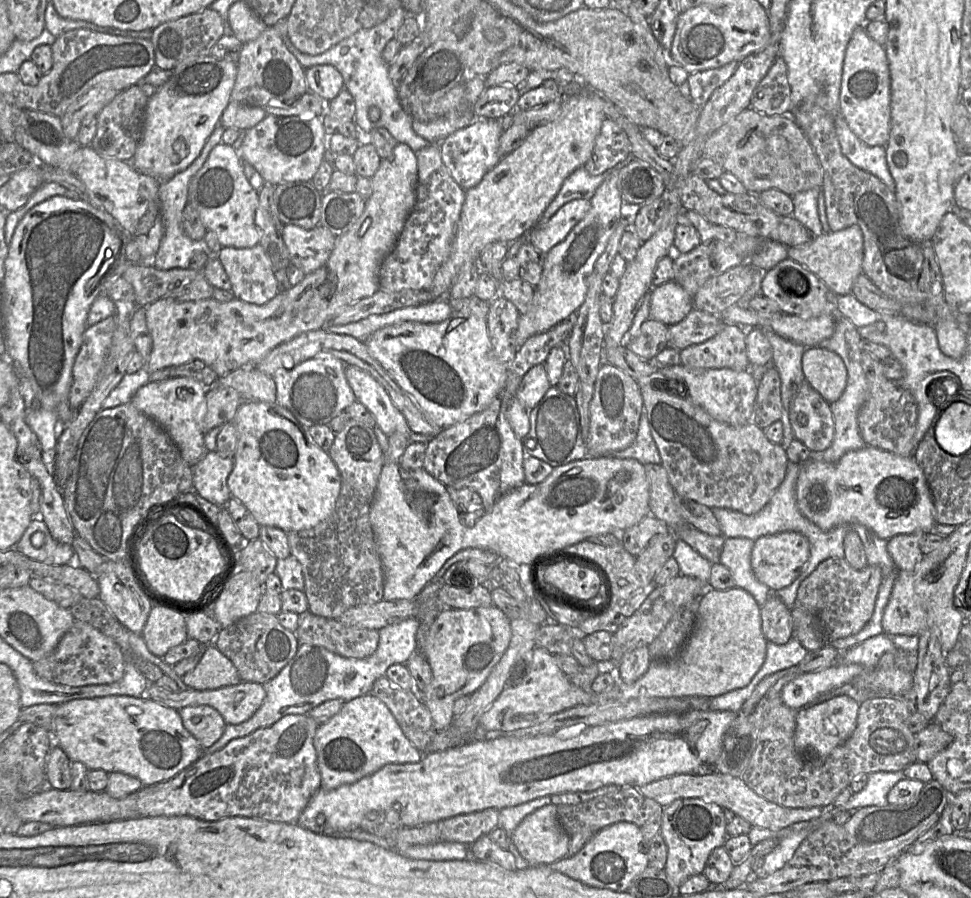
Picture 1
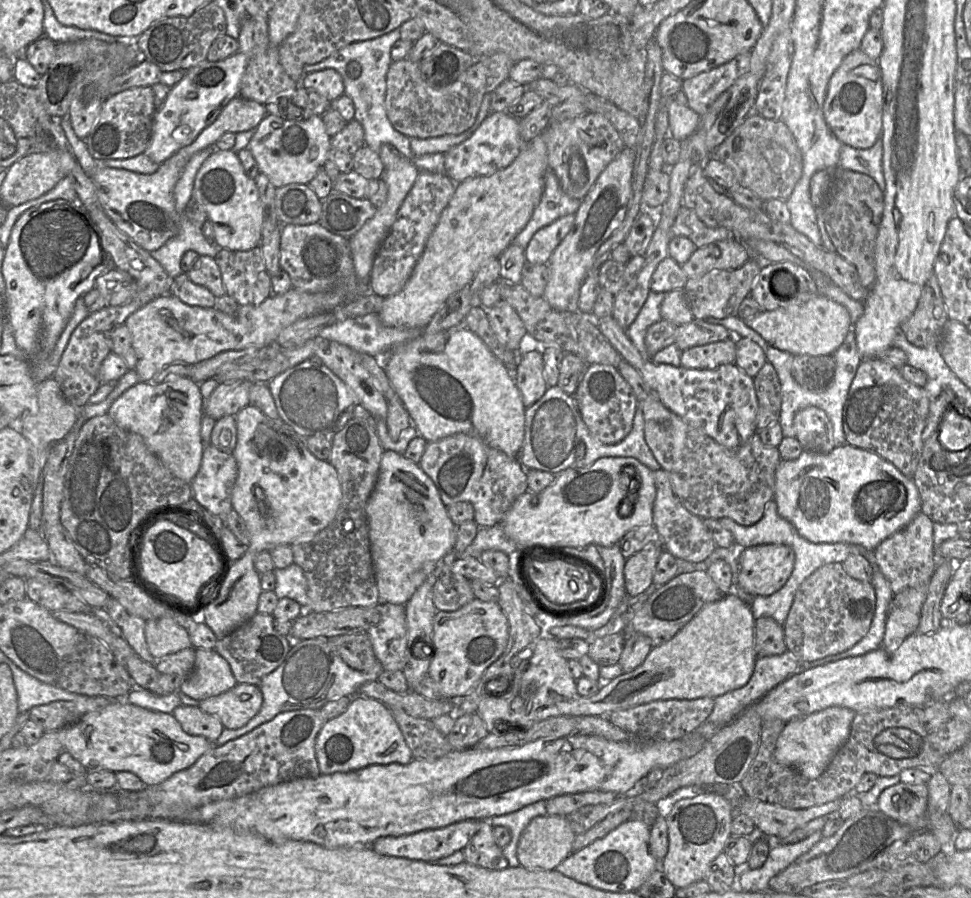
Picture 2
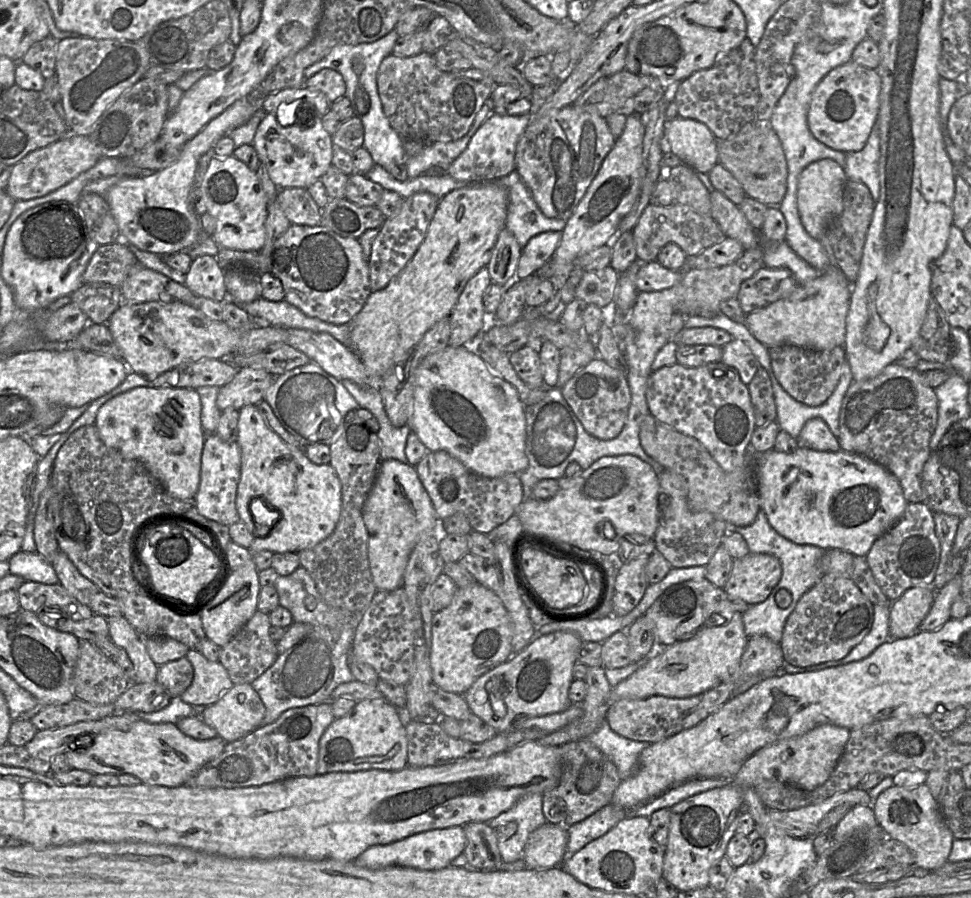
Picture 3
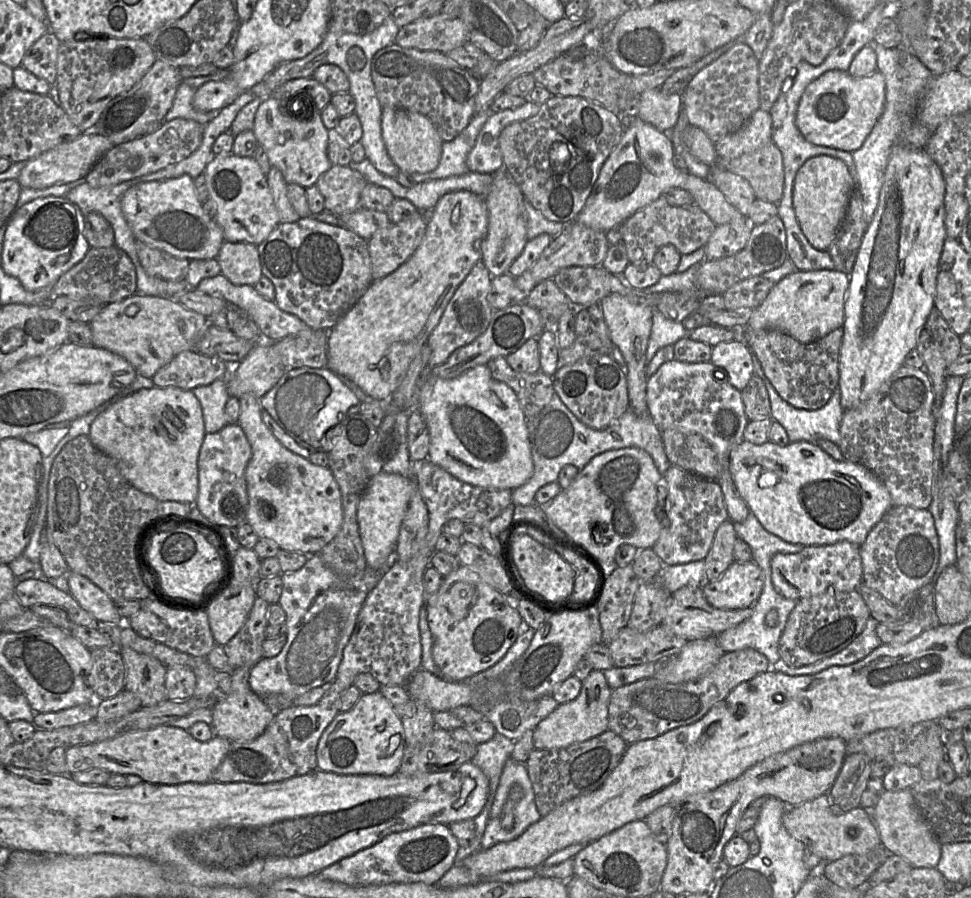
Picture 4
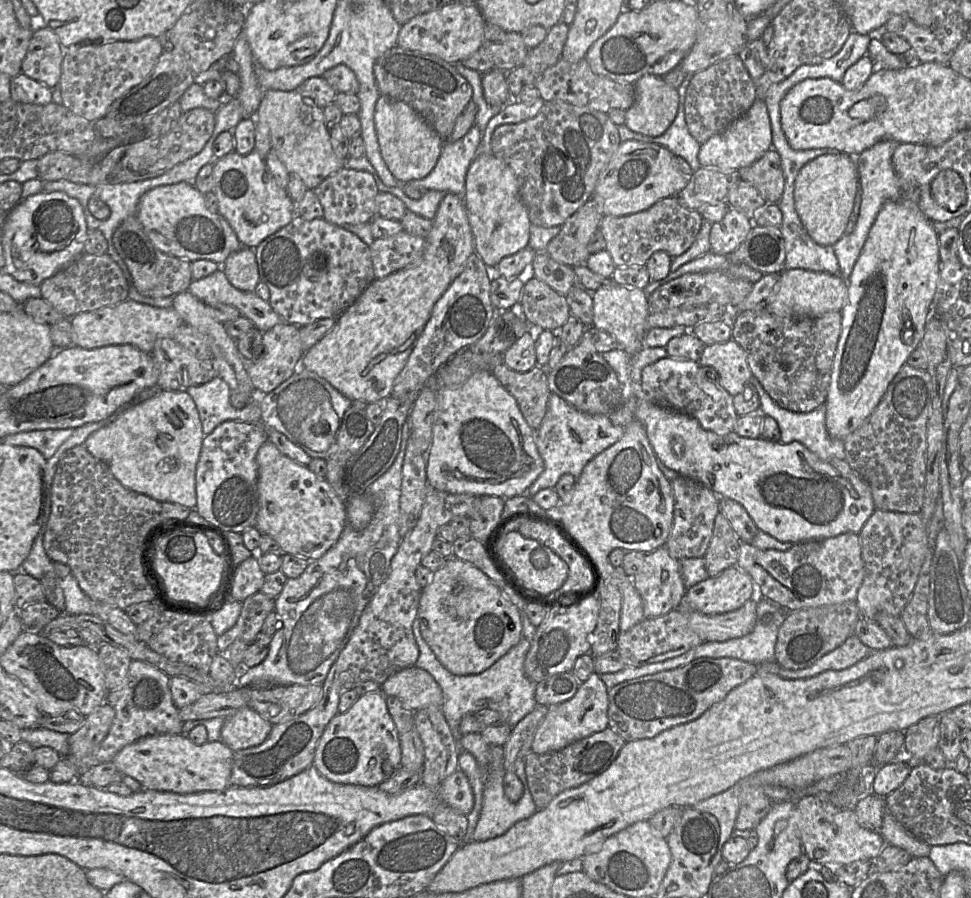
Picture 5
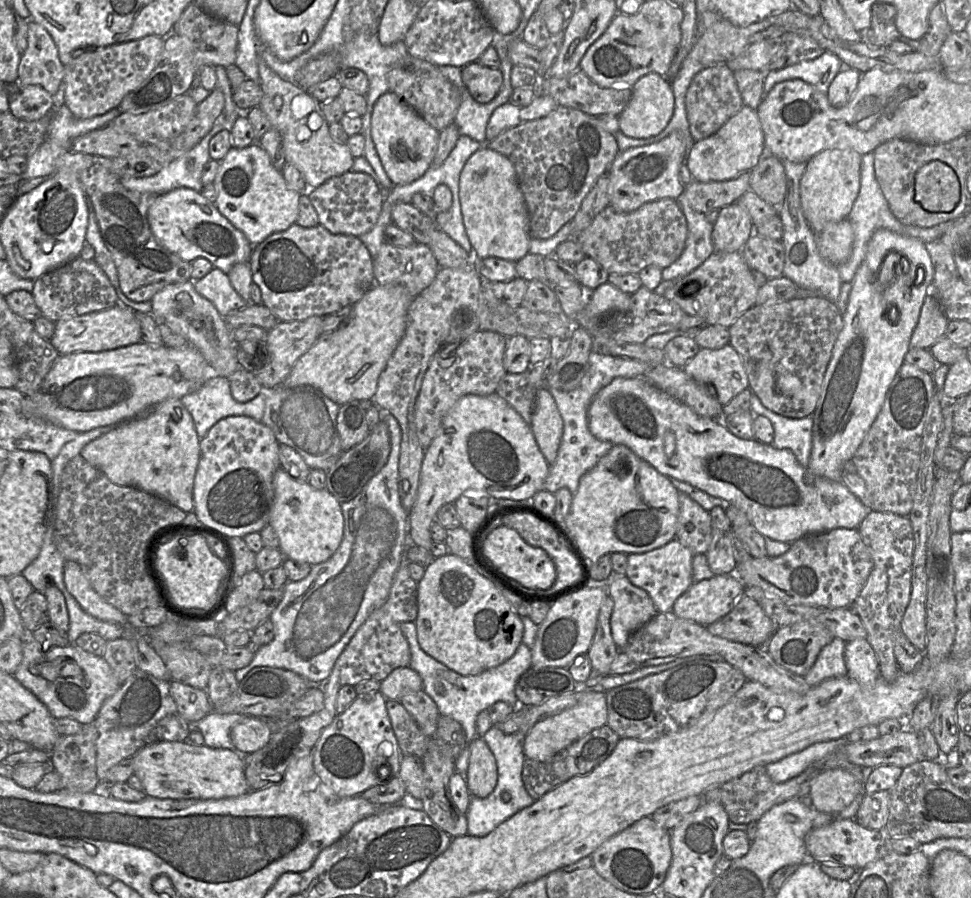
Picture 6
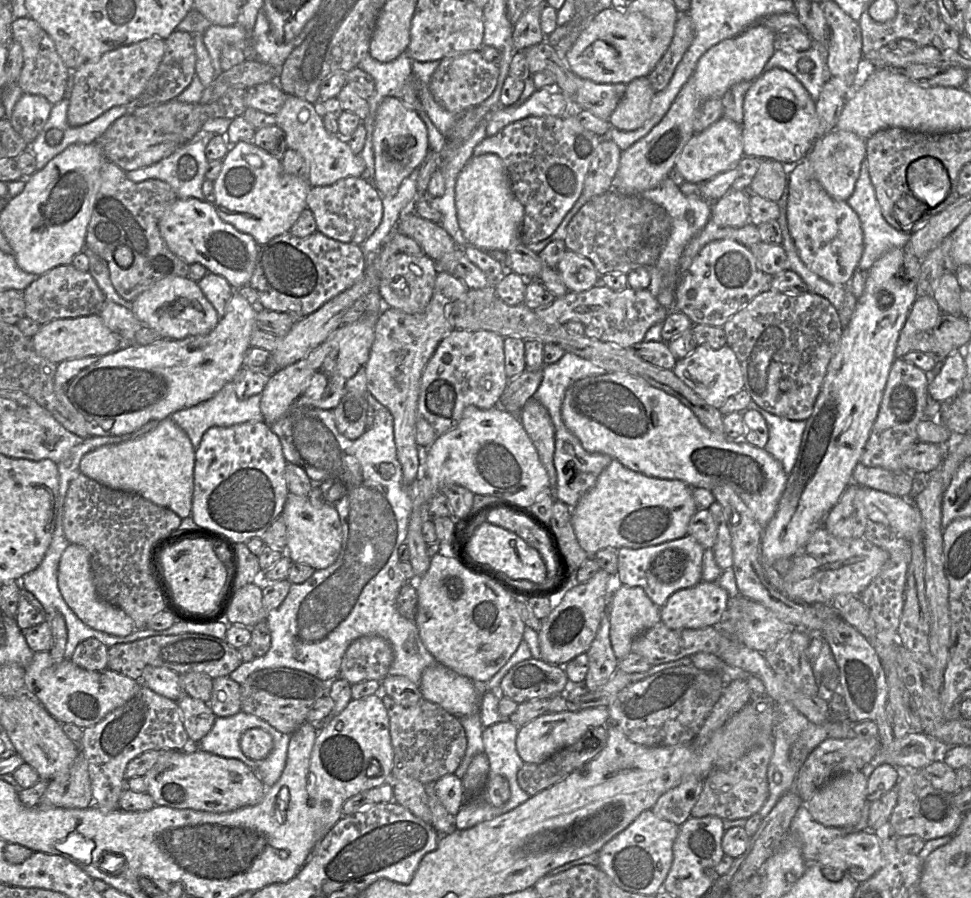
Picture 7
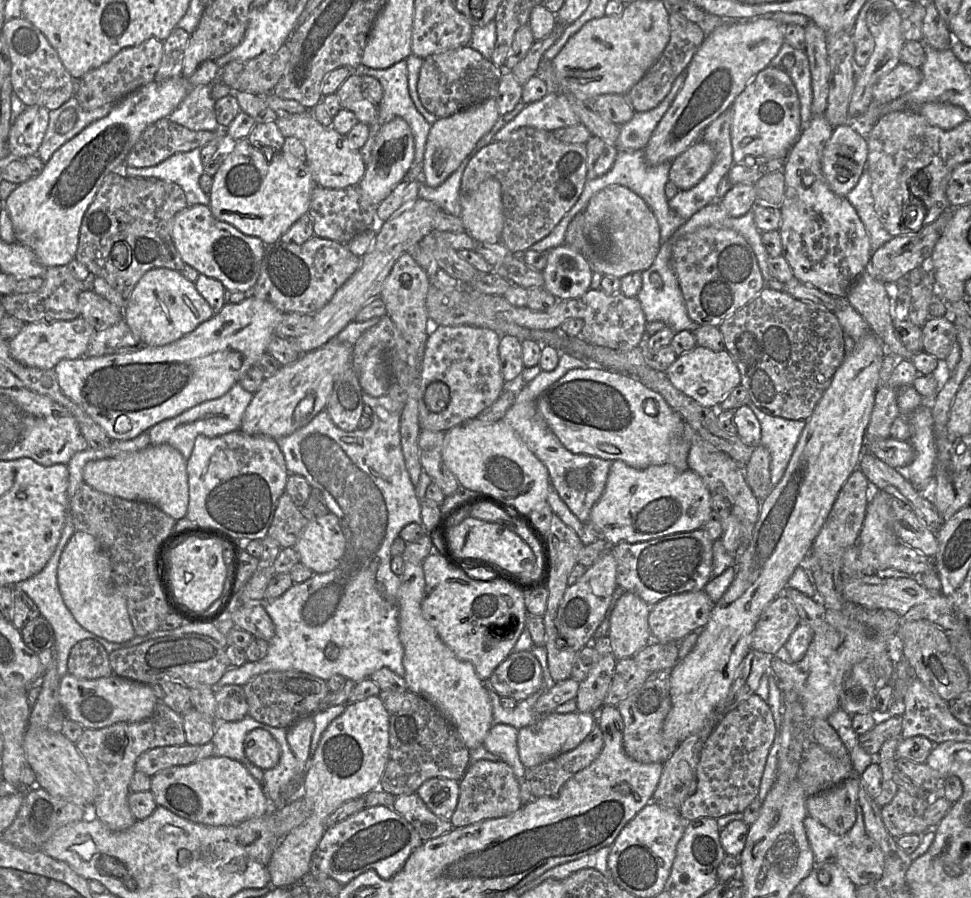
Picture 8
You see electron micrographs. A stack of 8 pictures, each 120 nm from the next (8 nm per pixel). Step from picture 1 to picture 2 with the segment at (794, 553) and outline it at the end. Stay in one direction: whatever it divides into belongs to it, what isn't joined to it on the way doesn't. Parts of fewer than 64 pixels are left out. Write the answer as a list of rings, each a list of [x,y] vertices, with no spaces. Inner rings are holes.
[[[762,544],[741,549],[737,585],[753,596],[768,596],[788,580],[794,566],[792,548]]]

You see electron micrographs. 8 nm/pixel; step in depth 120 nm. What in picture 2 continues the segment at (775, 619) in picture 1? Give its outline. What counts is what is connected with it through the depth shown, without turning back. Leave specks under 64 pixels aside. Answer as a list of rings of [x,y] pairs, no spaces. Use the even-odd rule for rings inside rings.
[[[771,617],[755,620],[754,647],[757,657],[782,654],[786,651],[783,625]]]

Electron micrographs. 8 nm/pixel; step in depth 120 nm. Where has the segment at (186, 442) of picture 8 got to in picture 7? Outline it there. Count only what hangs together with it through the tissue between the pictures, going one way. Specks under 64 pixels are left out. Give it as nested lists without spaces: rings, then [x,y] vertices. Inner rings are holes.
[[[226,383],[211,399],[190,408],[182,409],[170,415],[170,418],[188,435],[195,450],[199,447],[203,434],[211,427],[229,427],[245,422],[264,421],[260,408],[261,394],[247,399],[239,399],[234,384]]]

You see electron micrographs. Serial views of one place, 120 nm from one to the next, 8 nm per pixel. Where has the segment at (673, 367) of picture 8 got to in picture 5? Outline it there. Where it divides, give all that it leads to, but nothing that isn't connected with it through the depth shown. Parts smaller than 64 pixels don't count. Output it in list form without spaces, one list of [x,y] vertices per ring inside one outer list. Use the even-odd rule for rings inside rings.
[[[732,339],[706,346],[697,362],[700,366],[713,369],[720,385],[733,397],[750,384],[753,377],[745,352]]]

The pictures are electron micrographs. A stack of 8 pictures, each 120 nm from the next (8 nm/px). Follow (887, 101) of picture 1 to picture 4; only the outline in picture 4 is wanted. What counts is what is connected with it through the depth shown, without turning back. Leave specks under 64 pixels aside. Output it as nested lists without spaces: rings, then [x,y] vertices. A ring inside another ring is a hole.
[[[827,71],[806,87],[798,105],[796,126],[812,144],[852,153],[863,145],[883,114],[885,98],[885,77],[879,71],[861,78],[852,77],[848,71]]]

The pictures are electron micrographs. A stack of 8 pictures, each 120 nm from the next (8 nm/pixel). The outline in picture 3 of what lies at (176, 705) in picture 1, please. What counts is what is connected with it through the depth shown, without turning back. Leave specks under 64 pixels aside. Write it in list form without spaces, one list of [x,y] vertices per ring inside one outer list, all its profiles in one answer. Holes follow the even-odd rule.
[[[252,683],[236,684],[218,702],[201,709],[202,720],[226,742],[234,742],[261,726],[265,705]]]

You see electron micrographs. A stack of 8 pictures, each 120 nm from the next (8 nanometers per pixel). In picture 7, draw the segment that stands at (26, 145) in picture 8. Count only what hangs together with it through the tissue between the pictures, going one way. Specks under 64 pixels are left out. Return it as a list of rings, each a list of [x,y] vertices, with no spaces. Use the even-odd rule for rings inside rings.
[[[23,93],[14,106],[10,122],[15,131],[31,144],[43,129],[53,104],[44,96]]]

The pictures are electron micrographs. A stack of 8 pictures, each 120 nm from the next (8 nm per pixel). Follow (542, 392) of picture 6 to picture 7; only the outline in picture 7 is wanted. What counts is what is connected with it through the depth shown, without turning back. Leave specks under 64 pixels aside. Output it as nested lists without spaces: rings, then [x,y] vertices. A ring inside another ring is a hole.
[[[533,396],[521,409],[519,419],[537,449],[539,458],[547,471],[550,492],[556,487],[554,466],[555,427],[545,406]]]

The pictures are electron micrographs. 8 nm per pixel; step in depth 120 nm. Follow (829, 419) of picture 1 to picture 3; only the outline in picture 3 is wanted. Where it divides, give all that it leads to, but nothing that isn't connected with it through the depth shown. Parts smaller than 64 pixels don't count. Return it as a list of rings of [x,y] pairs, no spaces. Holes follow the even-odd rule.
[[[820,418],[809,419],[802,427],[797,441],[799,446],[812,450],[831,452],[840,450],[837,438]]]

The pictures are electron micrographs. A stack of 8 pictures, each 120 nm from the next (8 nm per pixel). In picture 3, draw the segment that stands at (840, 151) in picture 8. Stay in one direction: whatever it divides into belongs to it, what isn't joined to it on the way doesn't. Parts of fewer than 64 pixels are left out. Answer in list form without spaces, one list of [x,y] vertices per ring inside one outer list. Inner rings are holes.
[[[829,158],[810,163],[799,174],[797,208],[801,223],[812,238],[820,241],[823,236],[827,235],[829,224],[841,213],[846,179],[843,167]]]

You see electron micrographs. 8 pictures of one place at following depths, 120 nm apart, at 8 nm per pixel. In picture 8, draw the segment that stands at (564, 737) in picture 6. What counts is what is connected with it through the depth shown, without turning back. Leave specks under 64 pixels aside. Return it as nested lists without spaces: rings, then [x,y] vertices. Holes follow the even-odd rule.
[[[576,711],[559,714],[552,712],[541,717],[534,724],[518,730],[517,747],[521,763],[526,769],[532,768],[576,748],[589,735],[596,724],[597,713]]]

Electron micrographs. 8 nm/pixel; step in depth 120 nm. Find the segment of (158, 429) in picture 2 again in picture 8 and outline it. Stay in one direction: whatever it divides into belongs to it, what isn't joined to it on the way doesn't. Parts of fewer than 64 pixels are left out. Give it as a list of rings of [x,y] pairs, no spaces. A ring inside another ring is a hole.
[[[150,444],[140,451],[88,461],[83,469],[83,480],[99,492],[152,504],[175,520],[179,520],[186,517],[189,503],[186,463],[187,460],[171,445]]]

